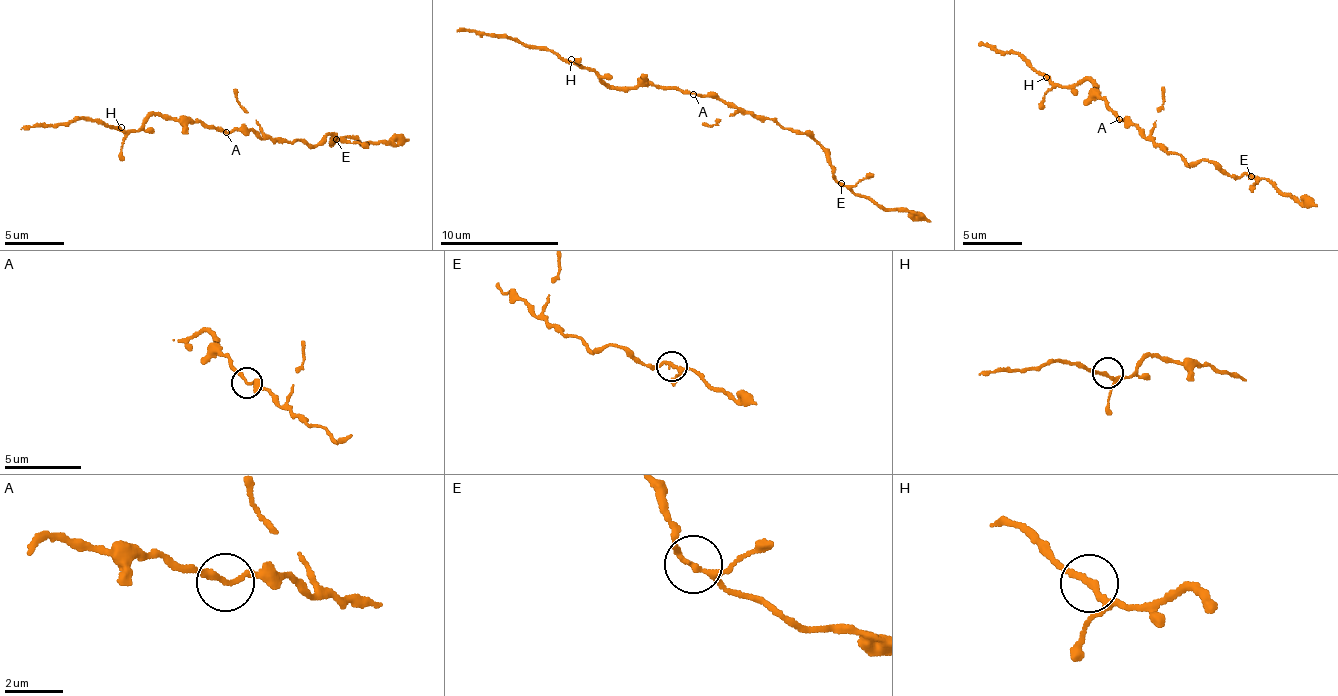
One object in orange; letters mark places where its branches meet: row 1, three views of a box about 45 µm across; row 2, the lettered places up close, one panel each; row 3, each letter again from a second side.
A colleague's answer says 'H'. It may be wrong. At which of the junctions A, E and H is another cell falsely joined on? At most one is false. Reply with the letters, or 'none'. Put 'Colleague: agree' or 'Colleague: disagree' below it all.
none
Colleague: disagree

